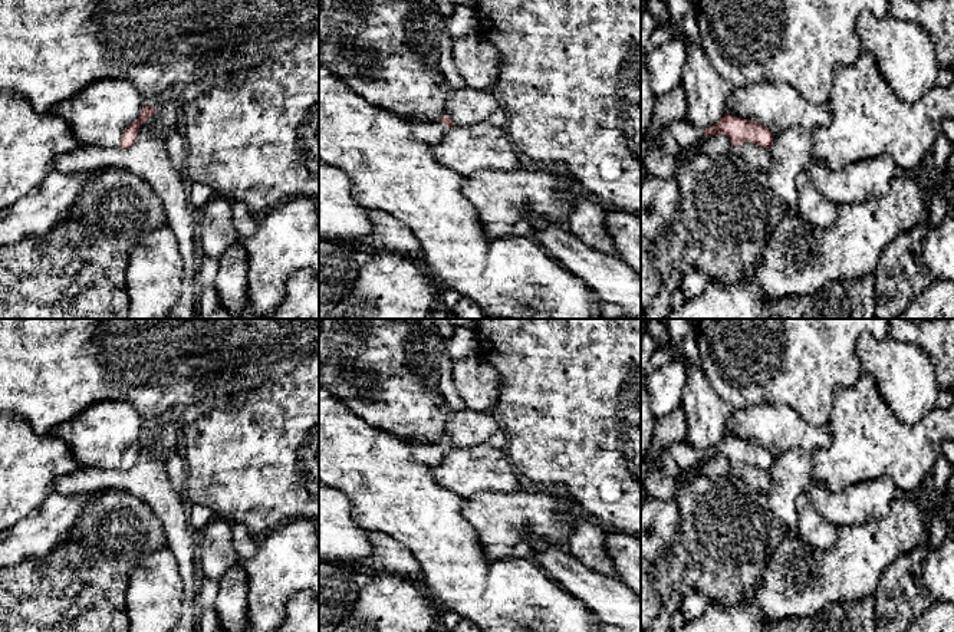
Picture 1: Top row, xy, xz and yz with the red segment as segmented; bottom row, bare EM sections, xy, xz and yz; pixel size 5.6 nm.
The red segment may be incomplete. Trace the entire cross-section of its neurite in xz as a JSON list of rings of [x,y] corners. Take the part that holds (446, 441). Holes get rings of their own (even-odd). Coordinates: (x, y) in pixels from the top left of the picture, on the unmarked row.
[[[319,385],[319,484],[341,491],[349,501],[355,523],[395,539],[421,566],[422,592],[443,612],[451,610],[476,623],[481,632],[591,632],[593,612],[552,580],[533,559],[488,559],[476,530],[463,516],[464,498],[434,478],[434,468],[454,448],[445,437],[440,444],[407,444],[392,434],[371,427]]]

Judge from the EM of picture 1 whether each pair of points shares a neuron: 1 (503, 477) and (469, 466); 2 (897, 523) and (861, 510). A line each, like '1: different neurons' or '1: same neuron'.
1: same neuron
2: different neurons

